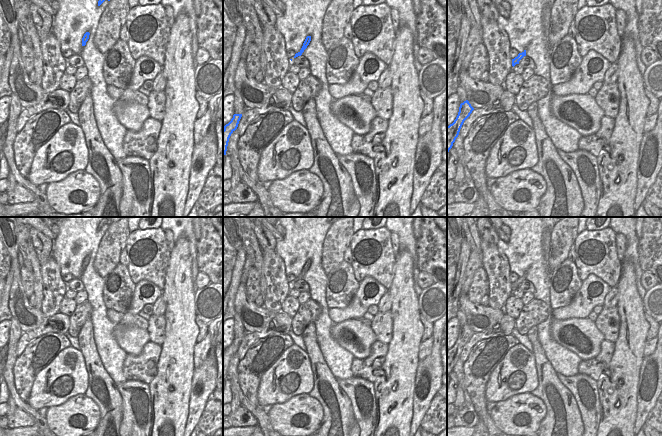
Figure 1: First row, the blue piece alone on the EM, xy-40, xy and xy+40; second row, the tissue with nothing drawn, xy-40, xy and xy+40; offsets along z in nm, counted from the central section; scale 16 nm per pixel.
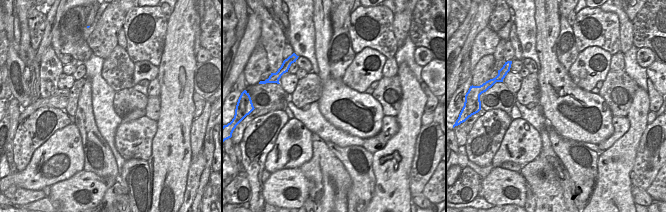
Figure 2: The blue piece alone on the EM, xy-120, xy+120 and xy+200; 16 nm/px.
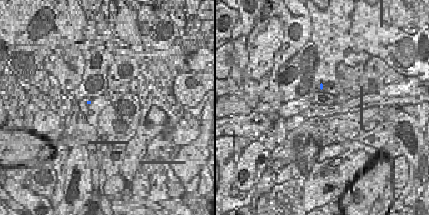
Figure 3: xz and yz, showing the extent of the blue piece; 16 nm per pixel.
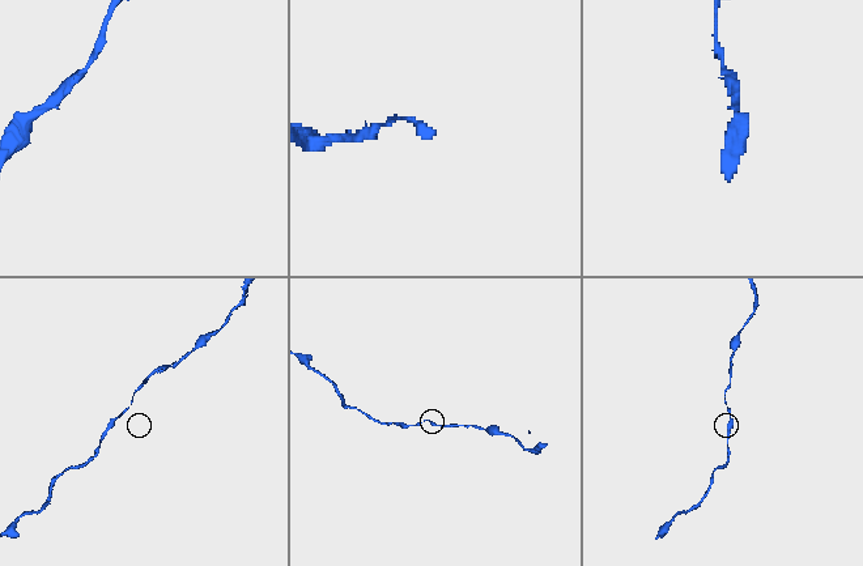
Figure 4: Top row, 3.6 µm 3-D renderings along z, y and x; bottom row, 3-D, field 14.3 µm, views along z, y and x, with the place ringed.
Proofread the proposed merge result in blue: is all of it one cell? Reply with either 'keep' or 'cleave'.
keep

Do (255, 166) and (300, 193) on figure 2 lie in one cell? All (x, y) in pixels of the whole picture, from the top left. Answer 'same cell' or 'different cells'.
different cells

